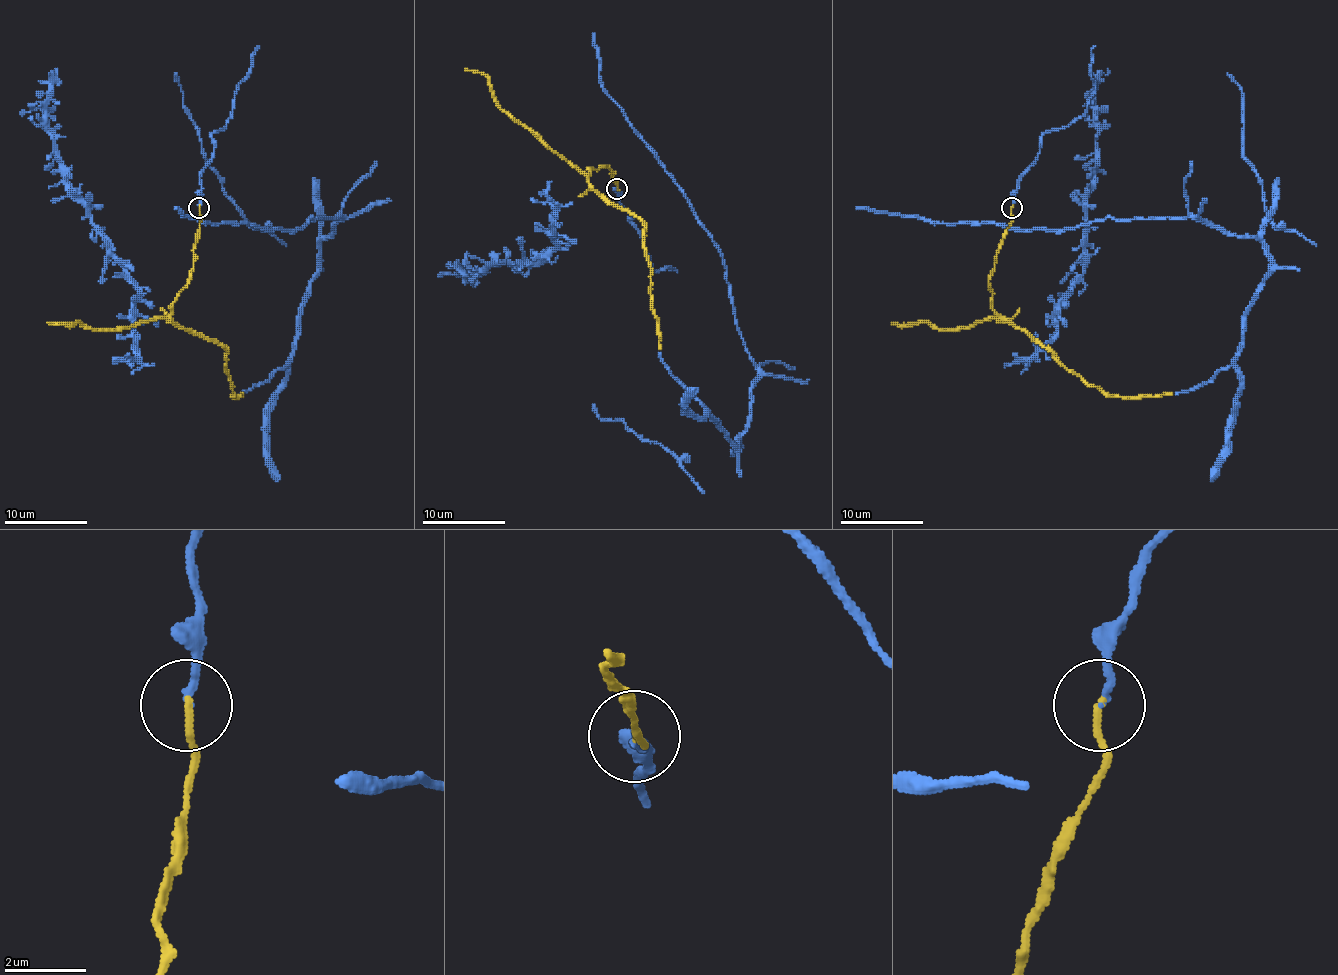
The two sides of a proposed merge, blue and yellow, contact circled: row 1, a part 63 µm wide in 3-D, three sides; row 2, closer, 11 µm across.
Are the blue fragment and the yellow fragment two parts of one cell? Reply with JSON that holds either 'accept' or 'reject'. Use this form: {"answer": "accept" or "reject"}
{"answer": "accept"}

